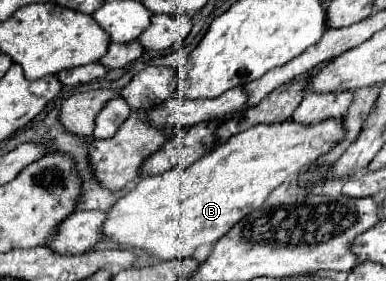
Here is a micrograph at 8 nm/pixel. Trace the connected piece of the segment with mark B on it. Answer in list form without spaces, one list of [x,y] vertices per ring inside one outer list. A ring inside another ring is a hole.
[[[291,118],[273,126],[253,126],[215,146],[185,170],[171,168],[161,176],[143,176],[107,212],[103,232],[109,240],[145,248],[159,260],[183,260],[203,244],[213,244],[241,218],[261,208],[267,196],[289,178],[297,178],[319,156],[345,138],[345,118],[303,126]]]

